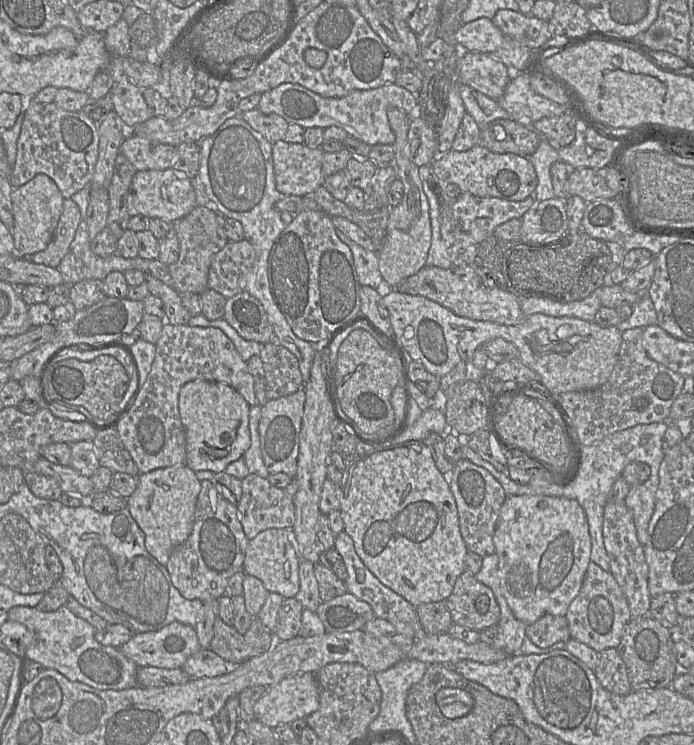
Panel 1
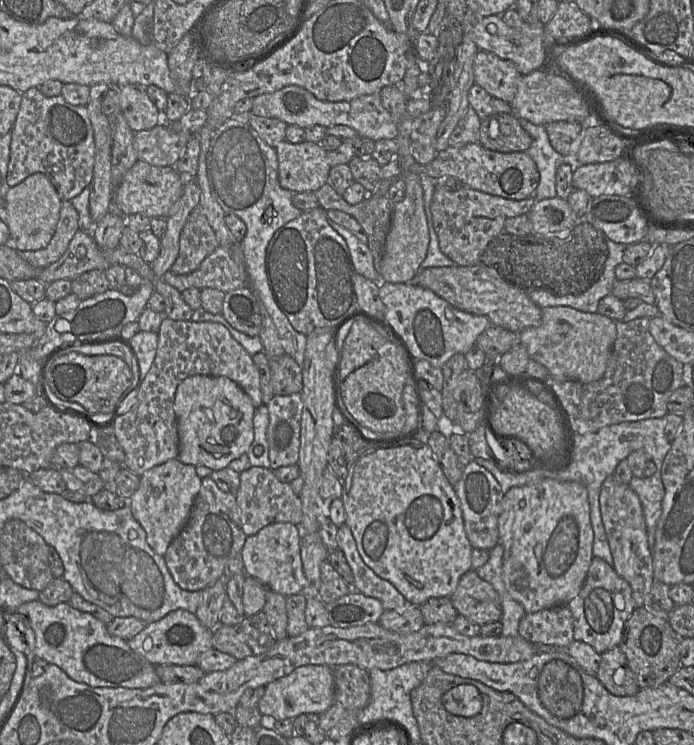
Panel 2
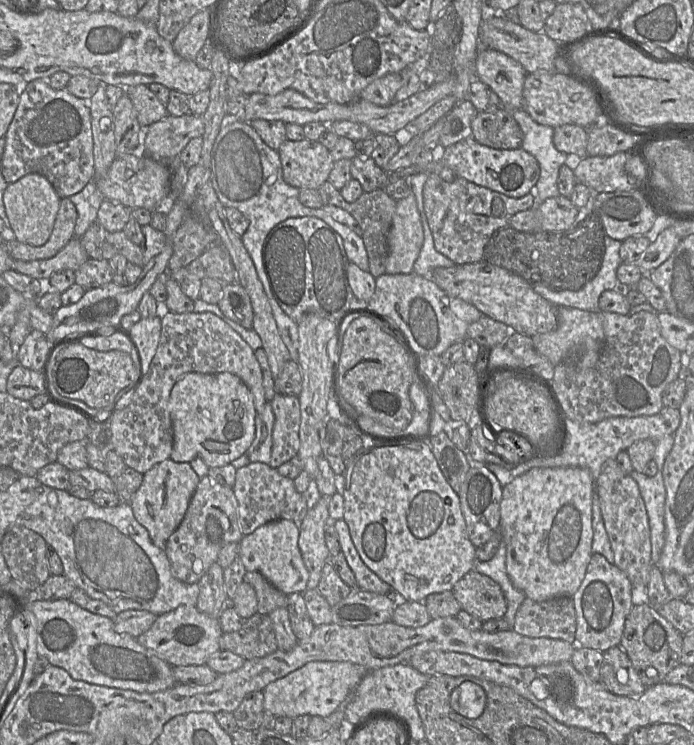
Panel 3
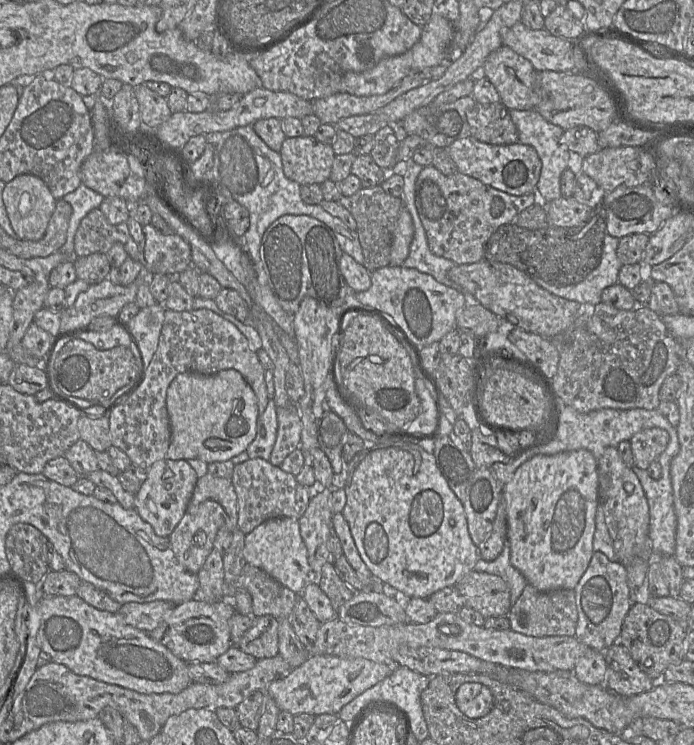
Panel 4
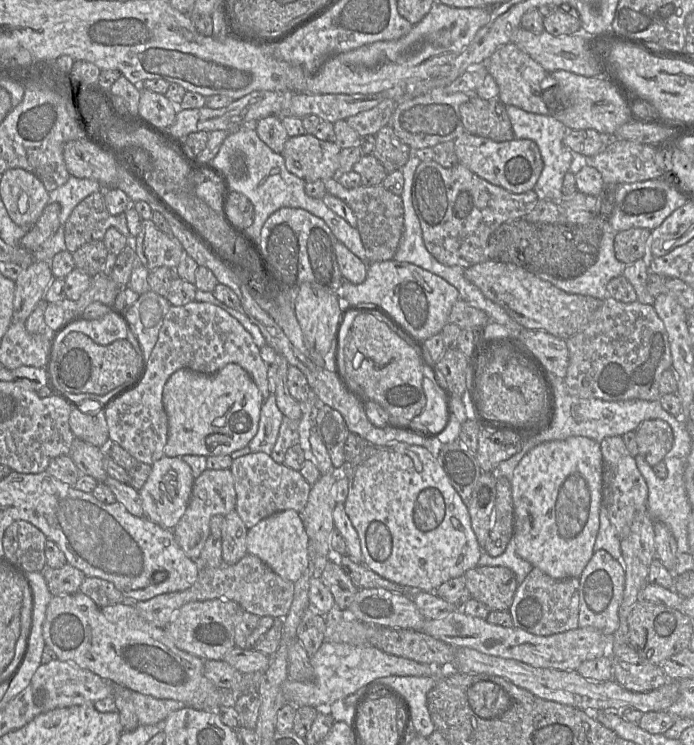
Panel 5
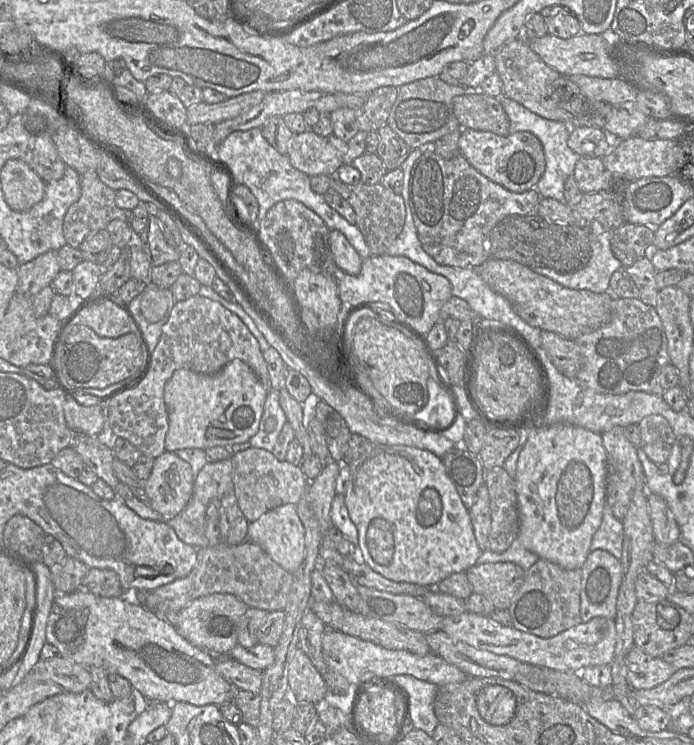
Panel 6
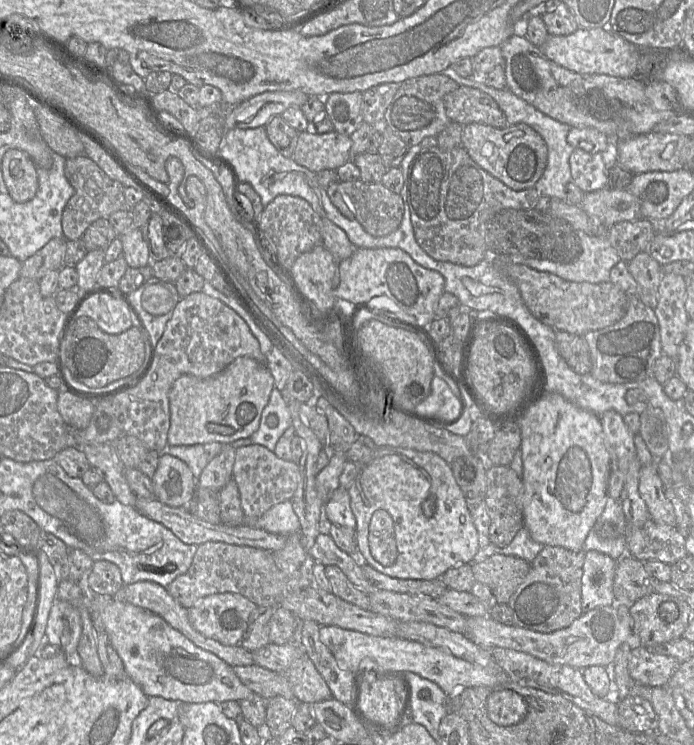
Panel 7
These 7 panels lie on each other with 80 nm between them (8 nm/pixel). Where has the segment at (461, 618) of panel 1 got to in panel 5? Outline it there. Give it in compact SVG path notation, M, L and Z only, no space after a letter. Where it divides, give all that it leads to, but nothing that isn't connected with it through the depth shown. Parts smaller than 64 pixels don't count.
M476 566L463 575L473 598L490 611L506 611L512 605L518 582L514 573L502 566Z

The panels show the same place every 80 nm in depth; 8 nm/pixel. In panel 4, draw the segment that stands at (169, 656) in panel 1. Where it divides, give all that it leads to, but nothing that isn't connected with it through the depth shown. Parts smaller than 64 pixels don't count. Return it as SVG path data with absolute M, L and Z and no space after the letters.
M195 599L176 605L149 636L187 663L214 662L231 646L230 619L236 612L233 602L206 602Z

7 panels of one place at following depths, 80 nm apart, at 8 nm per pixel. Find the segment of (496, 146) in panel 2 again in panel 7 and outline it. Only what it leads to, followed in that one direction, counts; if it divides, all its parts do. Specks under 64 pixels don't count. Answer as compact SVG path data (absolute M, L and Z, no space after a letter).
M459 86L444 97L445 112L451 122L462 126L478 123L503 129L507 119L497 102L472 87Z

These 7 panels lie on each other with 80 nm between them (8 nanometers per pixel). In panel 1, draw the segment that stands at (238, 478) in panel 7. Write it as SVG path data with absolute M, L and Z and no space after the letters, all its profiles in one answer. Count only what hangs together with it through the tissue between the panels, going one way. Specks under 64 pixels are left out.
M249 473L242 480L242 495L237 504L239 520L248 540L271 528L292 528L295 523L293 497L285 489L272 485L267 478Z

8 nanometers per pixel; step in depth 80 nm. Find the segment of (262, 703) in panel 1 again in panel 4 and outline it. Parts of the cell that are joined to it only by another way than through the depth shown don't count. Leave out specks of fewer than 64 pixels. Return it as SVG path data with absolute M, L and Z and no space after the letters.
M333 655L310 656L301 666L294 668L285 677L271 682L267 687L268 694L274 699L280 711L288 711L292 715L308 713L312 715L336 714L343 706L356 696L389 676L401 665L397 663L377 663L365 658L342 658Z

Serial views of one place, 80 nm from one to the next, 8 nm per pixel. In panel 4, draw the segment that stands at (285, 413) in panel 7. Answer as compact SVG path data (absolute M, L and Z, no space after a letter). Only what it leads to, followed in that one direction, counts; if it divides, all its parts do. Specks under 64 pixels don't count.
M271 399L264 413L258 415L257 433L247 448L249 458L262 458L269 461L278 429L276 408L275 401Z

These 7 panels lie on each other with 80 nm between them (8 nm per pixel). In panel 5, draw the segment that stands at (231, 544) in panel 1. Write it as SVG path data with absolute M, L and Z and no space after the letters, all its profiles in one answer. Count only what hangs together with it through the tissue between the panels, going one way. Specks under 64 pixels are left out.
M206 469L194 480L191 498L188 506L173 528L174 537L185 555L197 560L205 545L210 531L210 520L214 515L225 516L236 508L236 492L233 475L230 469Z

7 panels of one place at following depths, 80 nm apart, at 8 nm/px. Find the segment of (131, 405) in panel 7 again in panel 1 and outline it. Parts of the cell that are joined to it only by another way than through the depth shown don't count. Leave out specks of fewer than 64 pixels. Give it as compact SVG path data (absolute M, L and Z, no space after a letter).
M165 322L156 343L155 358L146 381L141 387L128 413L119 421L117 431L125 448L135 462L139 473L183 465L186 460L185 431L179 414L179 392L183 385L193 380L226 383L240 393L250 407L259 405L254 389L254 379L247 362L236 351L231 340L218 328L187 325L172 325Z

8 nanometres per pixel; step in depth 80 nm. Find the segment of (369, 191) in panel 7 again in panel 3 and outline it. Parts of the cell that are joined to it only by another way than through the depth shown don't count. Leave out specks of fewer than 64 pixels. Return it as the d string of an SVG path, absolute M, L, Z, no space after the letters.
M328 181L318 188L318 192L323 205L332 205L342 208L355 218L362 230L361 238L368 255L369 272L374 278L383 275L385 273L386 259L388 256L387 236L392 225L397 201L389 197L384 189L379 188L371 192L363 192L355 202L349 203L344 200L340 191Z

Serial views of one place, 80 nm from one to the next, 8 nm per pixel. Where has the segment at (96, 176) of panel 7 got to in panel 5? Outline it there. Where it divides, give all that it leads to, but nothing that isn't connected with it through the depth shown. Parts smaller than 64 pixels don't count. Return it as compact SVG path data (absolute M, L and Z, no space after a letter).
M100 190L87 196L72 210L65 224L66 248L74 253L88 242L103 240L111 227L126 238L131 237L125 213L111 215L105 205L104 190Z

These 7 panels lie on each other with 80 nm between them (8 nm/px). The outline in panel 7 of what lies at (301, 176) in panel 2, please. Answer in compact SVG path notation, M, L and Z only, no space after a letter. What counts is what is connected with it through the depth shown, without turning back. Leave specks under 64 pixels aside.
M309 130L298 134L292 157L297 164L316 173L337 170L351 160L351 137L333 130L324 134Z

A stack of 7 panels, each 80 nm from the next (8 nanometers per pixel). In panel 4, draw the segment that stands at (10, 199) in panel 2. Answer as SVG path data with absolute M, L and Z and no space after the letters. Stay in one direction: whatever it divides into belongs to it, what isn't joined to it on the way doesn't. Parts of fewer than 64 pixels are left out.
M18 175L5 184L2 199L17 239L27 241L41 240L47 230L57 203L46 183L34 175Z

